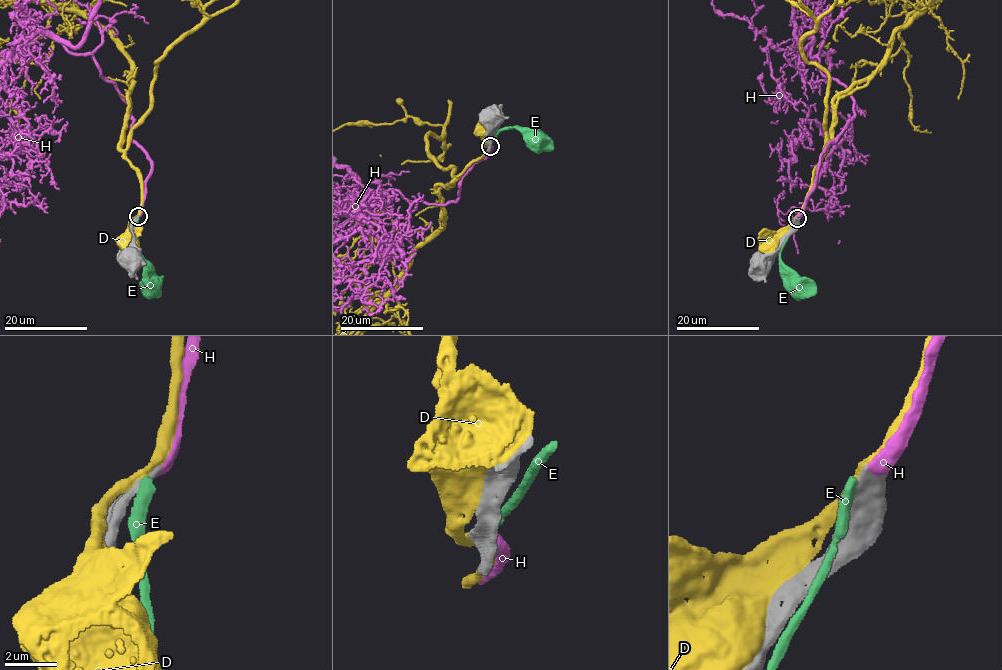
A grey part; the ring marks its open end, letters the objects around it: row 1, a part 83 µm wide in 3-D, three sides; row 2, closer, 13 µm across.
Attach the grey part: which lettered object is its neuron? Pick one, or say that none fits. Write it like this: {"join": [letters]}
{"join": ["H"]}

